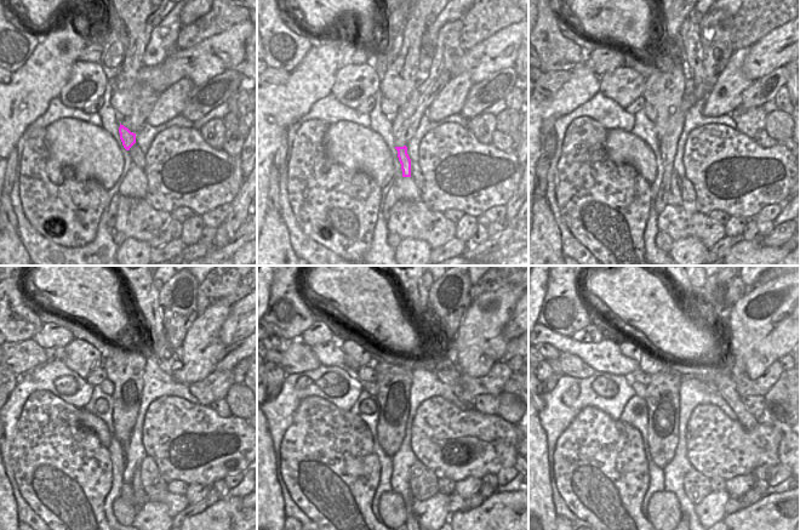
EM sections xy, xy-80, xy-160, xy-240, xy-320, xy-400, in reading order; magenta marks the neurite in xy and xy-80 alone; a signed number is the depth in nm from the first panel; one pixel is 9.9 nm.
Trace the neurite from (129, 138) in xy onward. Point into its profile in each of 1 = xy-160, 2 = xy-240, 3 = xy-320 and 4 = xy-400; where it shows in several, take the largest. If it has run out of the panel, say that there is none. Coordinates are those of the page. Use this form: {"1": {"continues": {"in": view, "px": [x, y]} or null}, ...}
{"1": {"continues": {"in": "xy-160", "px": [675, 198]}}, "2": {"continues": {"in": "xy-240", "px": [141, 497]}}, "3": {"continues": {"in": "xy-320", "px": [410, 512]}}, "4": {"continues": null}}

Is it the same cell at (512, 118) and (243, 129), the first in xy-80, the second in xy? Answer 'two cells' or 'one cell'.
two cells

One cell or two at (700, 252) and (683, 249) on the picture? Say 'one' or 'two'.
one

